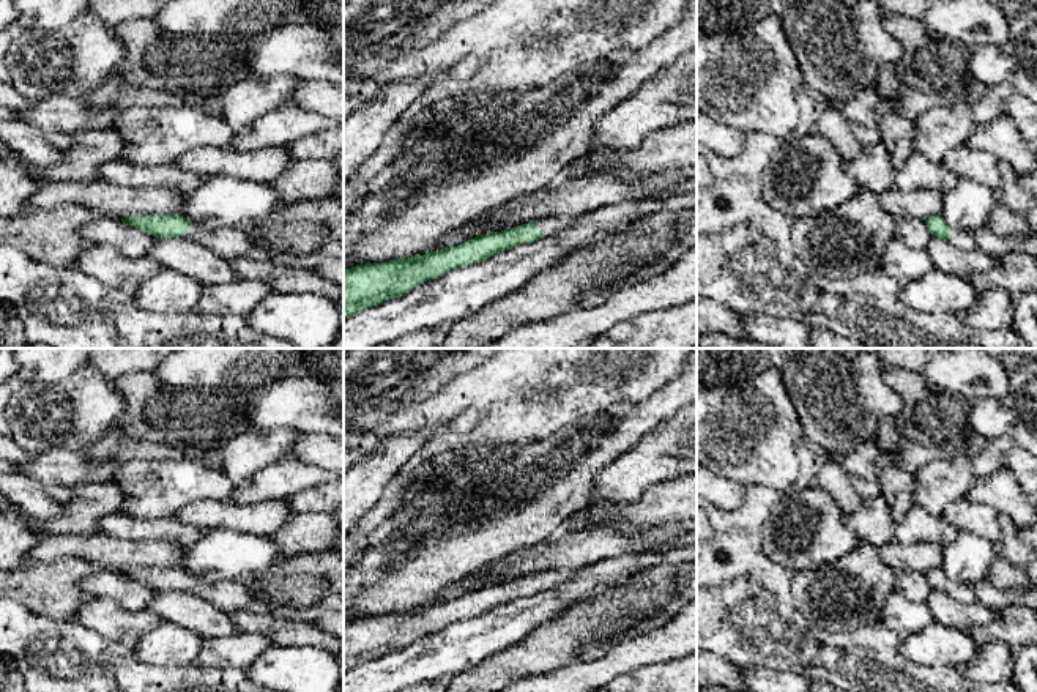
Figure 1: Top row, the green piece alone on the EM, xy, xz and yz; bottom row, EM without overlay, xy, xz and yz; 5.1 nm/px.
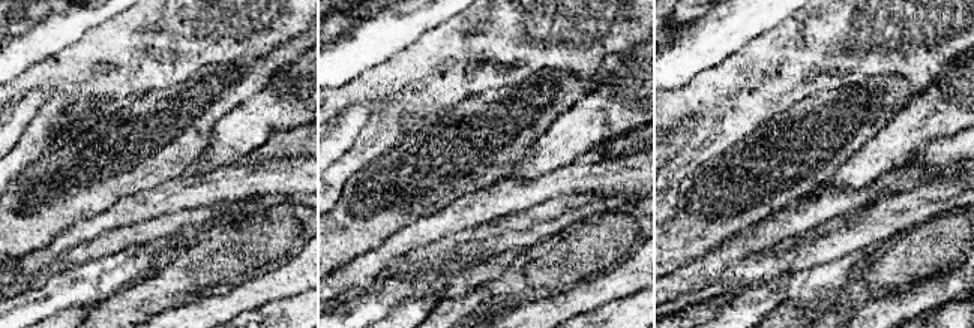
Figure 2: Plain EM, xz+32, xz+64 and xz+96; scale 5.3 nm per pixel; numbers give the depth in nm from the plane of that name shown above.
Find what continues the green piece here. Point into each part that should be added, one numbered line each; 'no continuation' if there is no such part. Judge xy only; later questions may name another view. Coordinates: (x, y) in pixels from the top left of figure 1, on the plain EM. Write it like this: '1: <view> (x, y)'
1: xy (230, 596)

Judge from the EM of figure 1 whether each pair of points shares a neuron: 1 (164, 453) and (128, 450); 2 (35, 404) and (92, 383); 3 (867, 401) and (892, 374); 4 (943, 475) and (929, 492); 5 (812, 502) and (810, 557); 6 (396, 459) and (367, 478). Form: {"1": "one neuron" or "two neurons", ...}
{"1": "one neuron", "2": "one neuron", "3": "two neurons", "4": "one neuron", "5": "one neuron", "6": "one neuron"}

